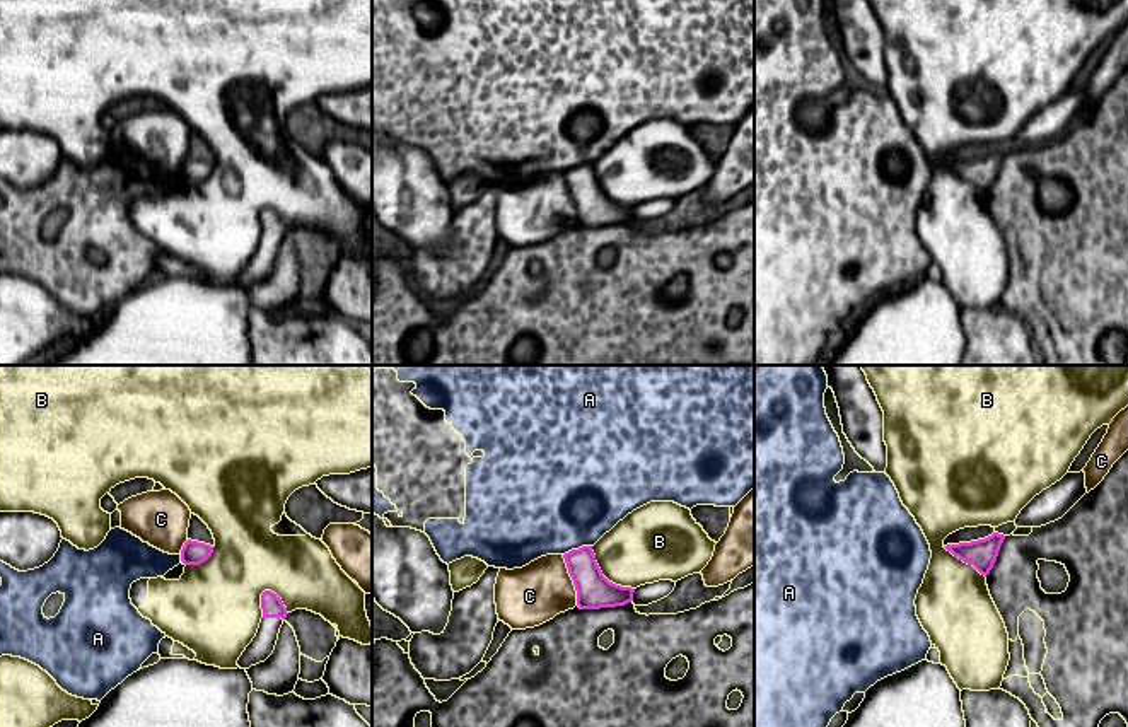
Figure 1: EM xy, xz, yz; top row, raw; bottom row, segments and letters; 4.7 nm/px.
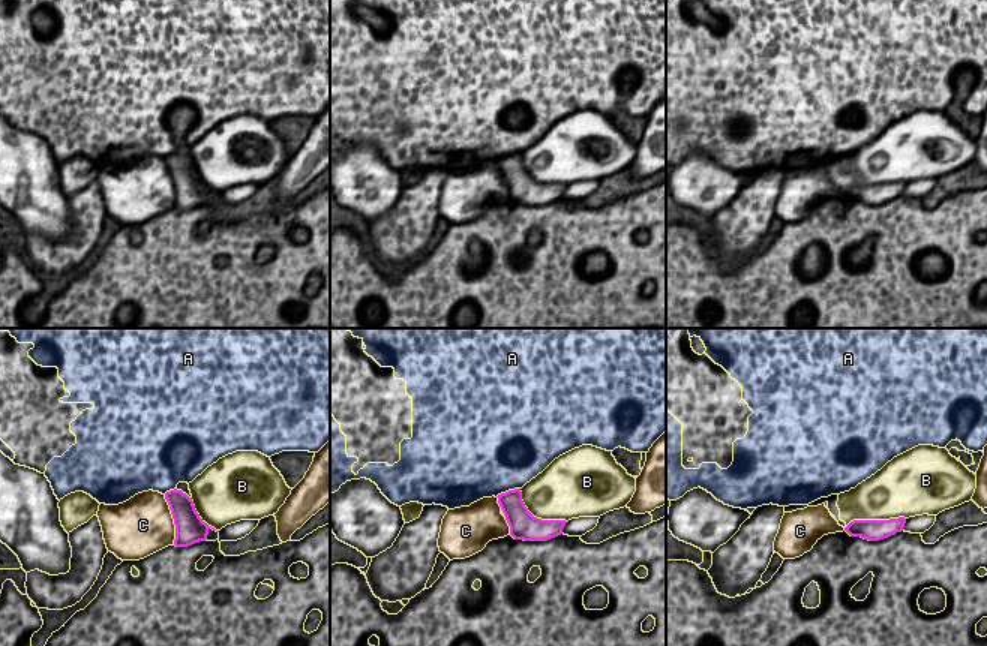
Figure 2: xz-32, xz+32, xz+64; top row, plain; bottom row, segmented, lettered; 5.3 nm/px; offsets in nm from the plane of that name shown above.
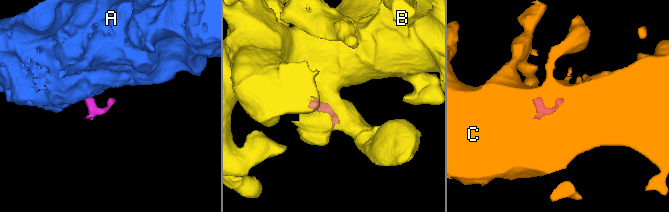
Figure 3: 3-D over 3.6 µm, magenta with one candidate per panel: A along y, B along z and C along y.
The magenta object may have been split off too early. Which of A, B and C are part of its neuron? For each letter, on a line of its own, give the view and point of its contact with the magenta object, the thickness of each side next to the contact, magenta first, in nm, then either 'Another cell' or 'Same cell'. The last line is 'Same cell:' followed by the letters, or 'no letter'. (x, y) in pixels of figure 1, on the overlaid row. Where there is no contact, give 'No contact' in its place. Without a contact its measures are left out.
A: Touches magenta at xz (579, 548). Thickness 170 nm (magenta) against 500 nm. Another cell
B: Touches magenta at xz (603, 575). Thickness 170 nm (magenta) against 340 nm. Another cell
C: Touches magenta at xz (572, 579). Thickness 170 nm (magenta) against 280 nm. Another cell
Same cell: no letter

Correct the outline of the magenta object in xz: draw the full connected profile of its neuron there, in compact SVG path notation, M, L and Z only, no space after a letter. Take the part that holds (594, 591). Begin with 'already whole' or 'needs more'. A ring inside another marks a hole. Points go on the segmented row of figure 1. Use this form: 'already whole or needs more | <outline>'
already whole | M592 546L572 550L563 558L573 580L580 609L616 608L633 601L635 589L616 585L602 575Z

